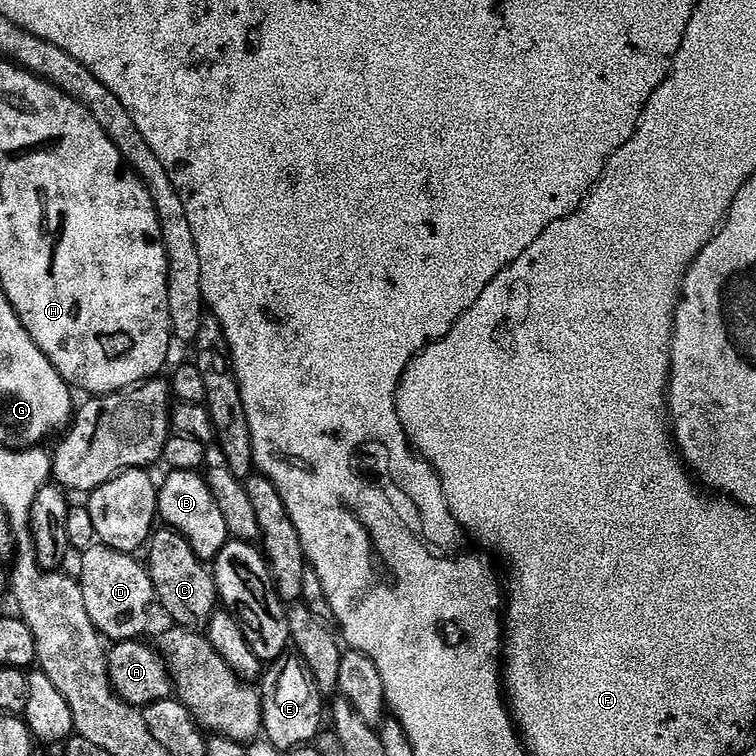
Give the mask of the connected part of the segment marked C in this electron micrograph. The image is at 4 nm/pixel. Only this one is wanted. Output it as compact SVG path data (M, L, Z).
M160 526L153 531L147 545L148 560L146 567L148 577L152 579L155 599L164 607L171 623L177 628L188 628L191 632L203 633L207 629L212 613L217 611L216 577L212 575L209 565L190 550L190 542L182 538L174 529Z

